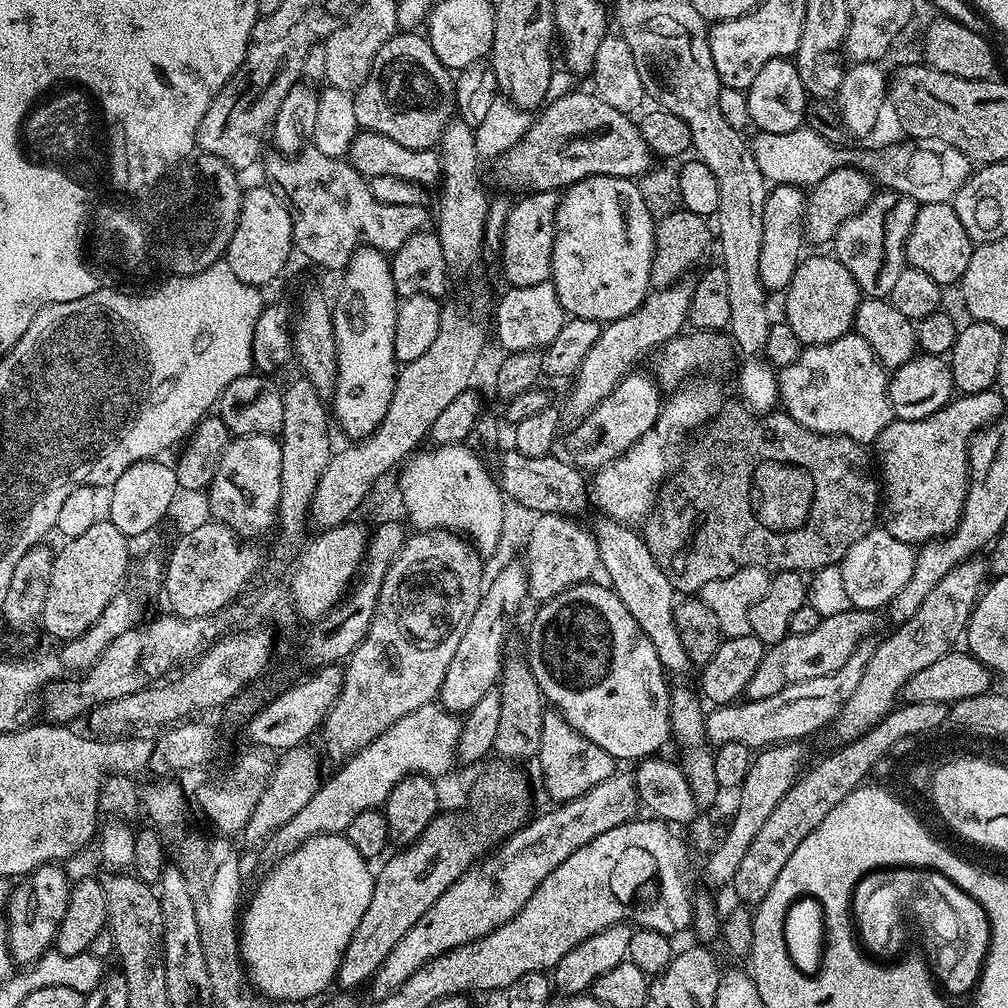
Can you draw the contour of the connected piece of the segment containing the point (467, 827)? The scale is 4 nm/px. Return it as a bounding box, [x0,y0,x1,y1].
[338,762,532,990]

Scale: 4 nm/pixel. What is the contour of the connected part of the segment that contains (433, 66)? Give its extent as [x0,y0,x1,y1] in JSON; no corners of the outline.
[354,30,456,150]

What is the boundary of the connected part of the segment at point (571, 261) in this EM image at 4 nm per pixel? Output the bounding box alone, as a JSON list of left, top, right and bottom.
[550,176,656,322]

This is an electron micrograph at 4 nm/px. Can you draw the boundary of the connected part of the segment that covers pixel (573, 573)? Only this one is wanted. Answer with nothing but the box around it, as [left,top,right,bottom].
[526,512,600,602]

